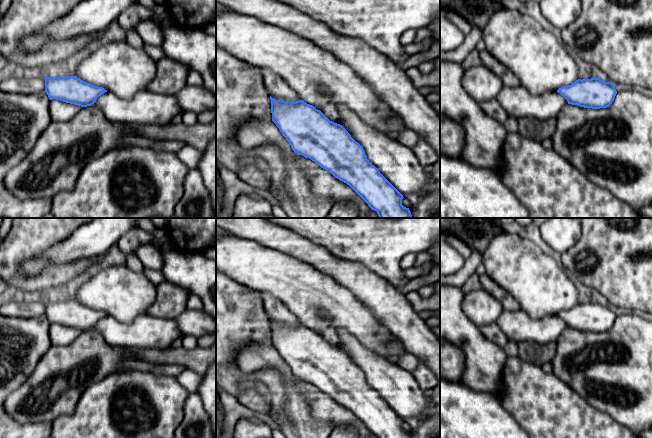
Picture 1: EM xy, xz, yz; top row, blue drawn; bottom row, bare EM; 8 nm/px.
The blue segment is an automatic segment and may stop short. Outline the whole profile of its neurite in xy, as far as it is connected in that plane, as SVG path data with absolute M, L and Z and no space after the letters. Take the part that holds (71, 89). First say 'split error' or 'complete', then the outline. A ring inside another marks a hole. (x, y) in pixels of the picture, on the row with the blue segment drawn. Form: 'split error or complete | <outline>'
complete | M45 76L45 92L49 99L56 99L81 107L93 105L97 98L107 92L76 76L50 78Z

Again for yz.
split error | M597 77L578 79L557 91L540 95L533 95L522 85L503 86L496 99L509 116L546 120L557 118L567 104L592 109L607 108L614 101L616 94L614 84Z

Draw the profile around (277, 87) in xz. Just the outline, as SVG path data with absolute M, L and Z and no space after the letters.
M262 68L261 71L266 90L272 98L286 102L296 102L300 100L298 94L279 75L266 68Z

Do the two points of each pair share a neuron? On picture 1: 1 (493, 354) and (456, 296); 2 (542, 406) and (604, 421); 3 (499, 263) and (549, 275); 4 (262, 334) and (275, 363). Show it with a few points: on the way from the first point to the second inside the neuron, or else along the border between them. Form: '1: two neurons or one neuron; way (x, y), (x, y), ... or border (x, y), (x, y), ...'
1: one neuron; way (478, 343), (456, 321), (456, 311)
2: one neuron; way (557, 418), (560, 421), (589, 421)
3: one neuron; way (511, 263), (518, 265), (529, 275), (537, 275)
4: two neurons; border (271, 344), (248, 343), (243, 347)

